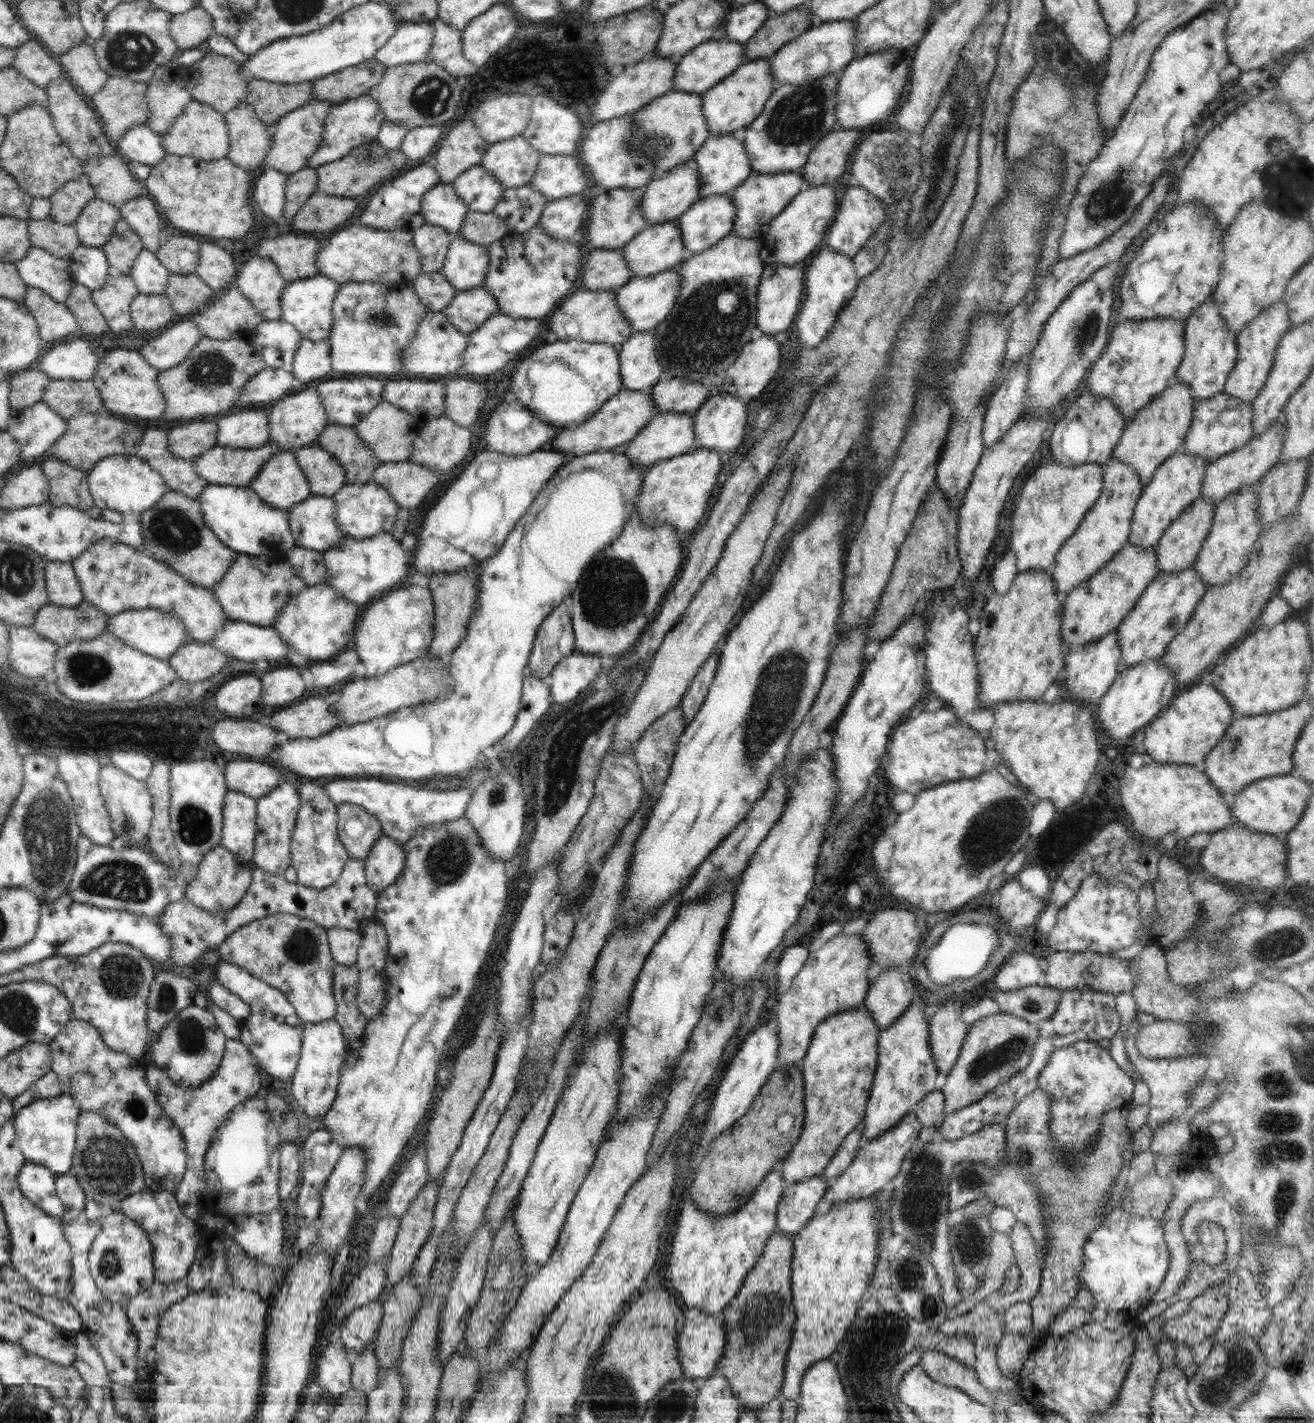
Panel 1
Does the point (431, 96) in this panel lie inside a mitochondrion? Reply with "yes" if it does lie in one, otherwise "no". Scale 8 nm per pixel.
yes

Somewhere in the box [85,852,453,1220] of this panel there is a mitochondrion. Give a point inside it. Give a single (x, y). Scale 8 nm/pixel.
(121, 977)

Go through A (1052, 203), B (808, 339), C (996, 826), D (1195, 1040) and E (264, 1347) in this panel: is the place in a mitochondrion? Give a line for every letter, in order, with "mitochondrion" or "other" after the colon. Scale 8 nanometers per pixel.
A: other
B: other
C: mitochondrion
D: mitochondrion
E: other

